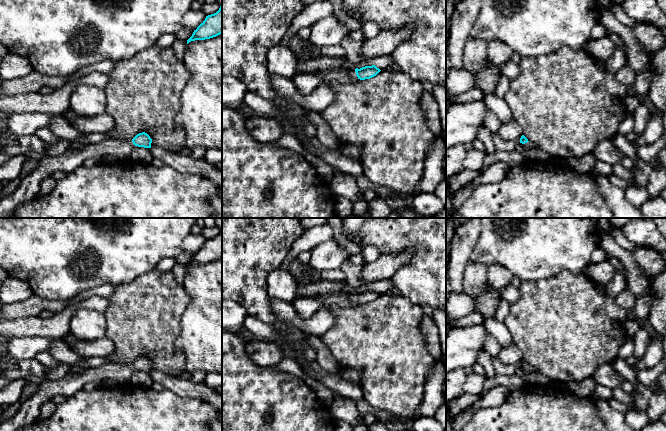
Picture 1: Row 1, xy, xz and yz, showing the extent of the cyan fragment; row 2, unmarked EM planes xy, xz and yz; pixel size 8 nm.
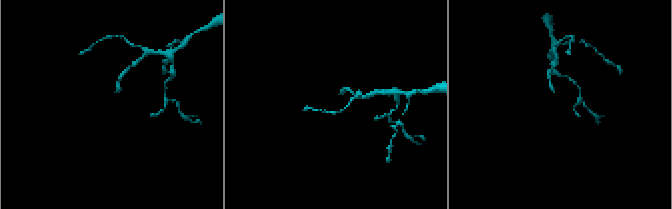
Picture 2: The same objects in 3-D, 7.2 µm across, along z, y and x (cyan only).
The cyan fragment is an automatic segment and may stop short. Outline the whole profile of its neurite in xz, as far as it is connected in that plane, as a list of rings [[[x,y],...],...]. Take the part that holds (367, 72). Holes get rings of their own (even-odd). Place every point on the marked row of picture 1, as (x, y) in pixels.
[[[375,65],[365,66],[360,69],[356,68],[355,70],[348,70],[346,68],[331,68],[331,69],[322,69],[317,72],[311,72],[316,74],[321,72],[323,79],[326,82],[331,80],[337,80],[340,82],[348,82],[356,79],[365,80],[370,79],[376,76],[381,70]]]

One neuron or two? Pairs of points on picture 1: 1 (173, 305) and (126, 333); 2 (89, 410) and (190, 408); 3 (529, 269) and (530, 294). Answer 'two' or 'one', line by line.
1: one
2: one
3: two

